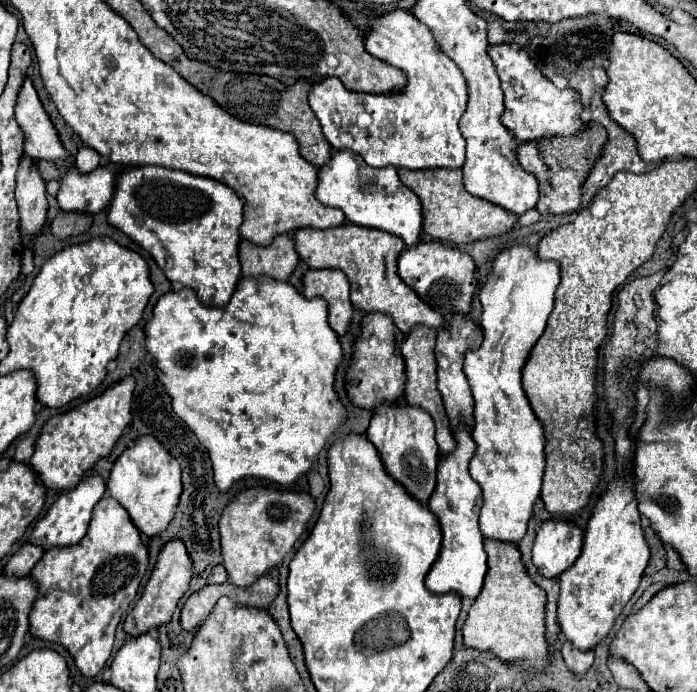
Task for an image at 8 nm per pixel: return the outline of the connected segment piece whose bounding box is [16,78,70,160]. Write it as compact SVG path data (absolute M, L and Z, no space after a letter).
M26 78L26 82L22 84L22 90L18 94L18 102L16 102L16 120L24 132L24 154L32 160L58 160L58 158L68 158L70 154L62 148L62 142L58 138L58 132L54 130L54 124L50 122L48 114L42 108L42 102L30 82L30 78Z

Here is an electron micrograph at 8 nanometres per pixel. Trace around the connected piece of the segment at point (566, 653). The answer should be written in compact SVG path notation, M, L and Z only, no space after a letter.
M562 642L562 656L564 656L566 666L576 674L586 674L594 662L594 650L580 652L570 642Z

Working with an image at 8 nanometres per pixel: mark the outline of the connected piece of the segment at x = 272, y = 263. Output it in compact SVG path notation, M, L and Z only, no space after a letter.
M288 234L276 236L268 246L258 246L248 240L242 240L238 246L238 258L242 264L242 276L266 274L274 280L288 280L298 264L298 254L294 242Z

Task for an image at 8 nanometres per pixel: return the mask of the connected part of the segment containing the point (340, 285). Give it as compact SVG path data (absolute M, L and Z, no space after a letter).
M318 268L306 270L302 278L302 294L306 298L320 296L328 302L328 324L336 334L346 334L350 318L352 318L352 302L350 302L350 286L344 272L336 268Z

